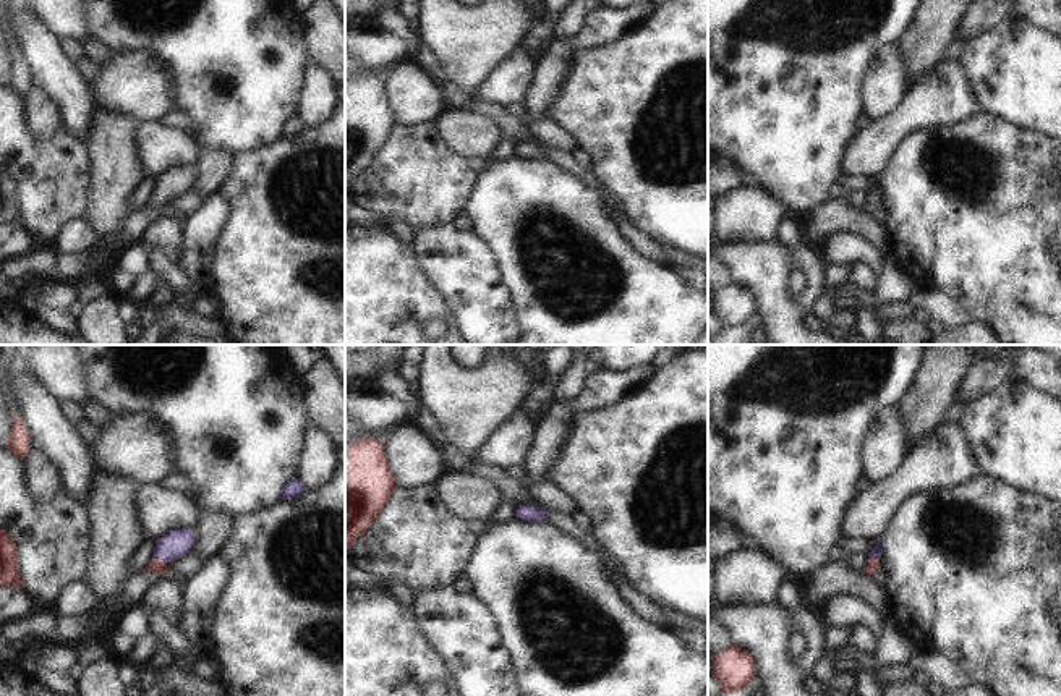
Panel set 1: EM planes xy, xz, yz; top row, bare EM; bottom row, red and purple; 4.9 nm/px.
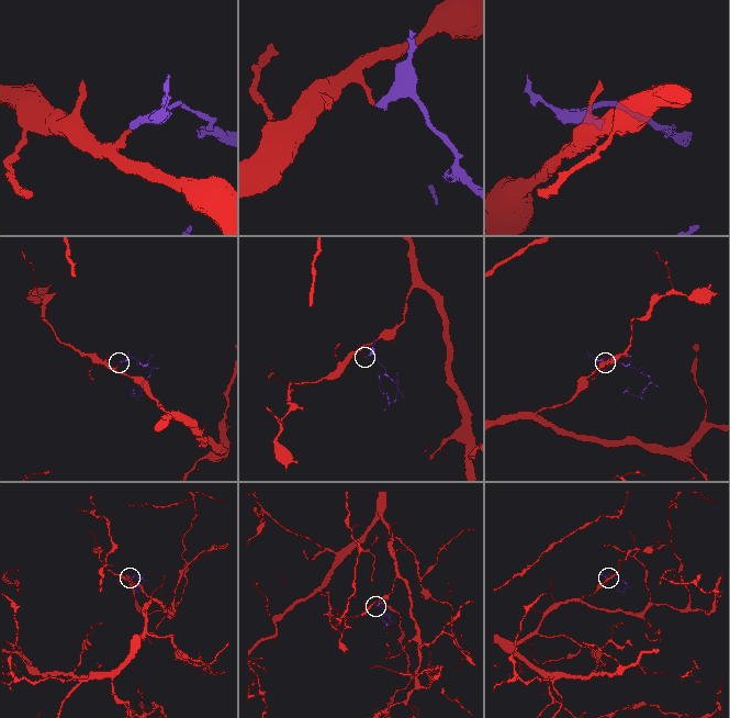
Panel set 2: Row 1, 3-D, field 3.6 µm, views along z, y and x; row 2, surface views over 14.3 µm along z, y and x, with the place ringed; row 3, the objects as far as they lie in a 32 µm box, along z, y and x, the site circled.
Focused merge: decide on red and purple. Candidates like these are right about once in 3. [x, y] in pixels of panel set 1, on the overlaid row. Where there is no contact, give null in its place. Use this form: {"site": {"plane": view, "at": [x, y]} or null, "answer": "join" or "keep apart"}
{"site": {"plane": "xy", "at": [157, 559]}, "answer": "join"}

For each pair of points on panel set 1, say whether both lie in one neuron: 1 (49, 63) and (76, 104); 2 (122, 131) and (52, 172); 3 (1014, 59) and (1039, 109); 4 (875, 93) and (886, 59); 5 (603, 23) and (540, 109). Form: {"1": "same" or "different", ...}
{"1": "same", "2": "different", "3": "same", "4": "same", "5": "same"}

